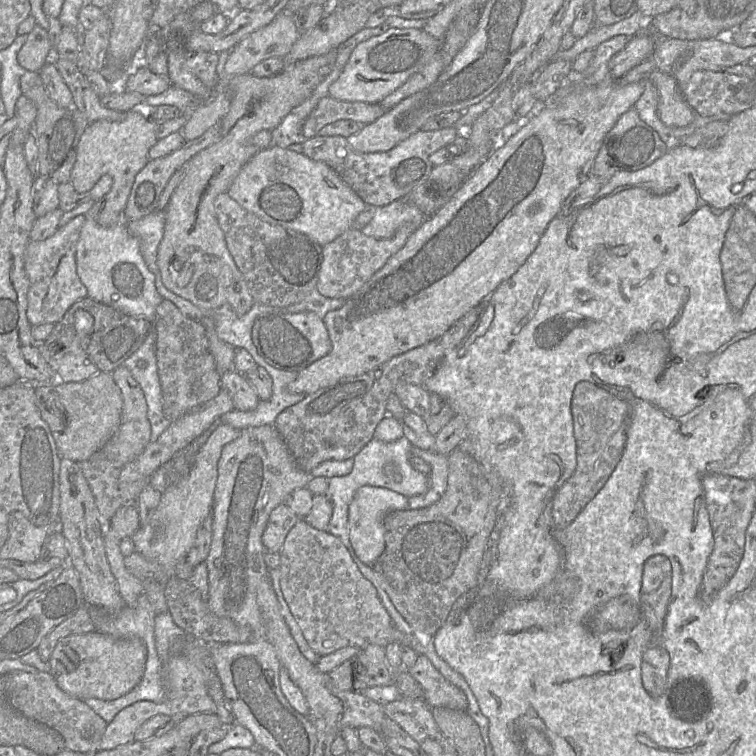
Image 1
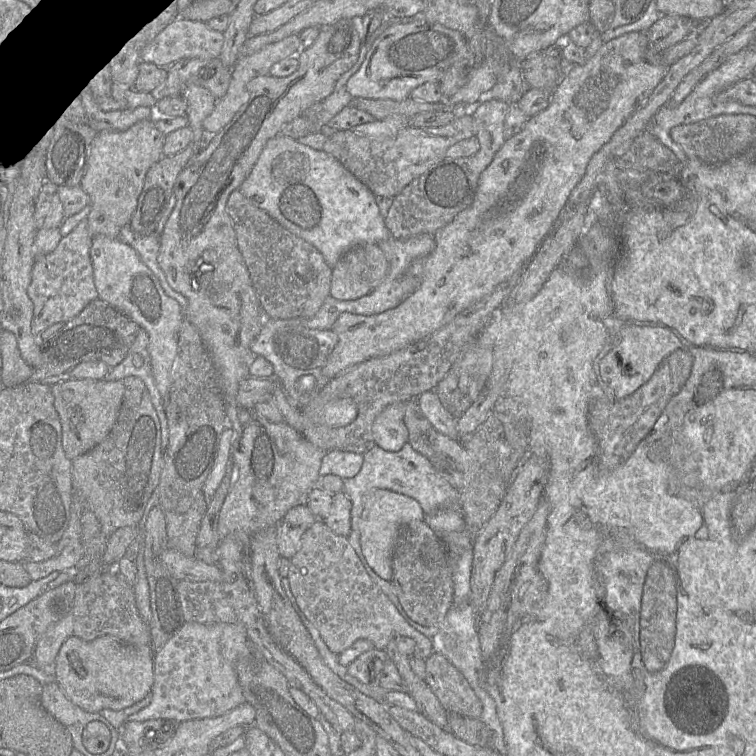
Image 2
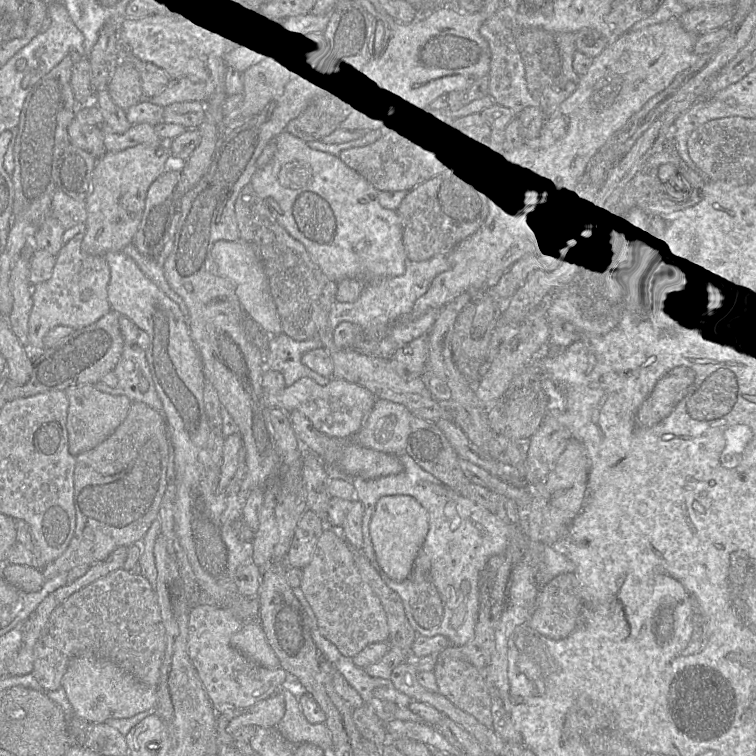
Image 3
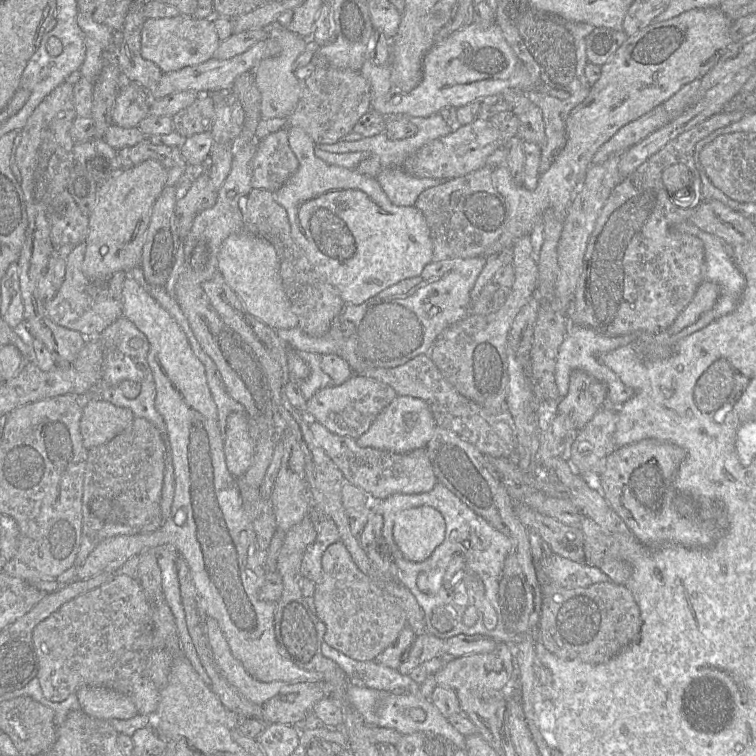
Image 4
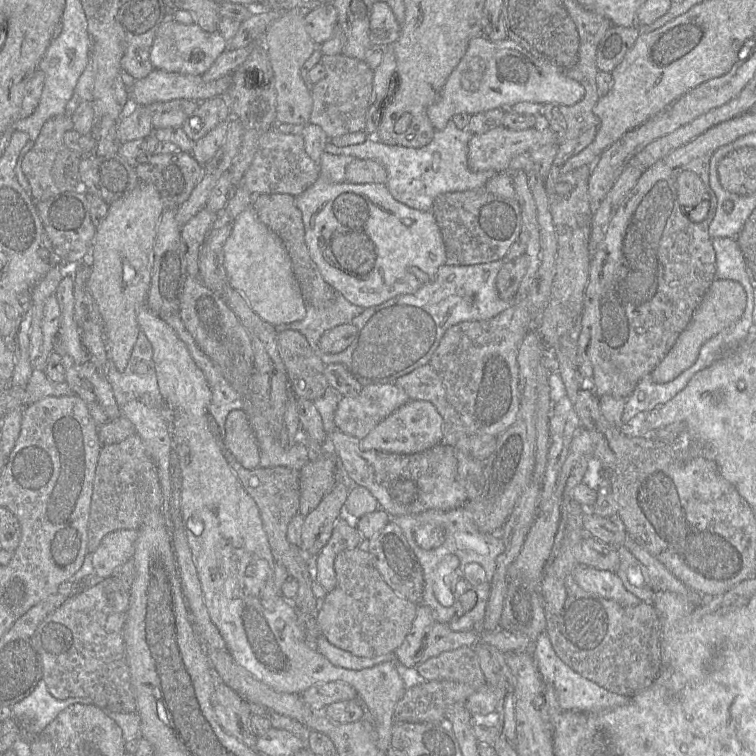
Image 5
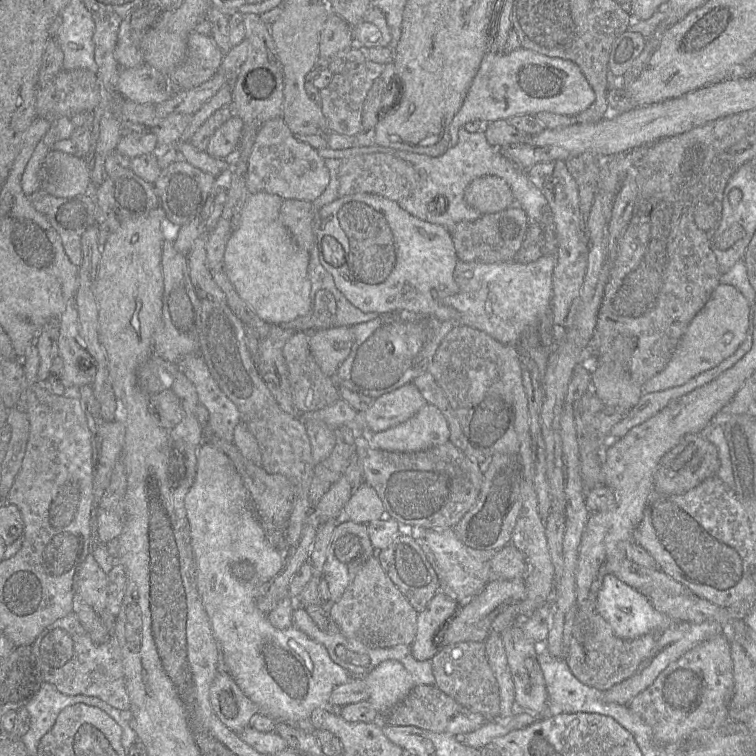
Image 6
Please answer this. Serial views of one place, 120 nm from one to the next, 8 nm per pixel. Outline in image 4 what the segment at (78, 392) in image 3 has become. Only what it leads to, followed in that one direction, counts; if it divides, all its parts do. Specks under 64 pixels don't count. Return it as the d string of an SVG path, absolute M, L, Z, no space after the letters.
M85 394L80 398L83 413L80 432L88 450L103 445L122 433L135 418L128 408L118 407L101 397Z

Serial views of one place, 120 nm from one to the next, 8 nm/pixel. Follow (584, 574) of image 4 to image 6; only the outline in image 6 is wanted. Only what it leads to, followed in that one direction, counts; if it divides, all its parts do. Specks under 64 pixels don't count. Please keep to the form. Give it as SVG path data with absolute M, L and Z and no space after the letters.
M611 573L605 575L598 592L597 611L610 624L614 634L625 640L648 633L661 634L674 622L668 615L658 611L645 595Z

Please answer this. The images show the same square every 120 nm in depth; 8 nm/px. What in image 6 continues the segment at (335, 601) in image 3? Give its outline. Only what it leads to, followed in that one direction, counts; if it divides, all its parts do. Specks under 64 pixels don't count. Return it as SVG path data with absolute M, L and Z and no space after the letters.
M376 556L370 557L357 572L329 614L340 633L370 648L410 646L416 637L418 612L394 585Z

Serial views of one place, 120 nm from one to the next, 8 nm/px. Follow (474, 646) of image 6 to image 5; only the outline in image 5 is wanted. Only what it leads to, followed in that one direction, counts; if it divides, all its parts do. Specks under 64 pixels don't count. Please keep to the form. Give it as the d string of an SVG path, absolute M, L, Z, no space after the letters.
M474 647L443 652L422 662L416 670L426 681L453 681L475 690L487 683Z

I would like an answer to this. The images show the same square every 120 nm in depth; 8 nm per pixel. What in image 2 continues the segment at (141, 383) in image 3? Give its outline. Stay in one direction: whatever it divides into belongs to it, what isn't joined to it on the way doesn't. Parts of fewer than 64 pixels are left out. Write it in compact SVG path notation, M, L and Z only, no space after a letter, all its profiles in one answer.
M140 328L128 355L117 366L110 368L105 379L108 381L122 381L126 377L141 379L151 397L161 425L161 441L164 452L169 444L169 426L161 396L152 373L151 358L148 351L149 335Z

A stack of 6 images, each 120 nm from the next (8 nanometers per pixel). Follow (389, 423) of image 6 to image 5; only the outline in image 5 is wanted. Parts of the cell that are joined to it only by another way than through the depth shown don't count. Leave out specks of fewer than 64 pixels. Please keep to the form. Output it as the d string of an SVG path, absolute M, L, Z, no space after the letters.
M370 384L356 397L341 397L334 414L336 429L364 439L383 419L410 399L395 384Z

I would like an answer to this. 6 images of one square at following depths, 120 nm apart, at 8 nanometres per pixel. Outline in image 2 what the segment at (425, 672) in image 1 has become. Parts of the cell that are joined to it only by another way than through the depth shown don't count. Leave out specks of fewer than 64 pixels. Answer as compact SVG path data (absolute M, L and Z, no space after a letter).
M433 653L425 660L425 682L443 708L469 718L479 719L483 706L462 673L443 655Z

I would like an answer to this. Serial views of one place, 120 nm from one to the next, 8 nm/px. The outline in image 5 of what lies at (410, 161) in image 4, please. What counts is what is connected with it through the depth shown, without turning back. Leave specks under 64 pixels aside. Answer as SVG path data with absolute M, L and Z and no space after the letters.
M547 125L526 130L512 130L499 126L483 134L473 134L468 144L468 167L472 171L494 170L506 172L511 160L521 154L529 154L533 149L548 144L557 144L556 133Z

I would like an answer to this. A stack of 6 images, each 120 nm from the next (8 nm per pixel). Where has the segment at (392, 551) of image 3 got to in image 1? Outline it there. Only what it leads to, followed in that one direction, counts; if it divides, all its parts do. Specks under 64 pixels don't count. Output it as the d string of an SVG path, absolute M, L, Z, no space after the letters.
M362 486L356 491L348 509L349 538L357 557L363 563L372 568L385 549L384 515L390 511L407 509L410 509L408 498L388 489Z

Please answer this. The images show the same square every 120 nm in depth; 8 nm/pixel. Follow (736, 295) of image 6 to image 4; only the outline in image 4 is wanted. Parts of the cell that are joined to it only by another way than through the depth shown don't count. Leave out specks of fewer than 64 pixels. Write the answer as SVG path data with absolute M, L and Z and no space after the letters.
M702 282L690 304L681 312L670 327L673 335L695 323L700 316L712 309L719 298L719 286L712 282Z

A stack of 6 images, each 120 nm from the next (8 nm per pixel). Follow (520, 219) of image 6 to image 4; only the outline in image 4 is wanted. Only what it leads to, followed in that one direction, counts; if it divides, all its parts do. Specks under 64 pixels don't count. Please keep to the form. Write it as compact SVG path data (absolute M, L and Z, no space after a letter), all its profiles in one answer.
M485 165L464 176L444 180L441 184L424 190L418 196L415 207L422 212L429 227L434 262L483 256L485 249L503 233L509 221L509 208L506 200L493 184L493 170Z

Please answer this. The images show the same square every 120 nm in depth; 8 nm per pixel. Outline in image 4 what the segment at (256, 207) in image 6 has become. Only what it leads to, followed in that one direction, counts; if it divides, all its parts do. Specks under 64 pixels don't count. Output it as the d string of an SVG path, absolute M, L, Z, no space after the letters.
M241 230L222 243L217 259L217 270L242 300L248 313L273 329L297 327L298 318L282 284L279 259L274 246L268 240Z

